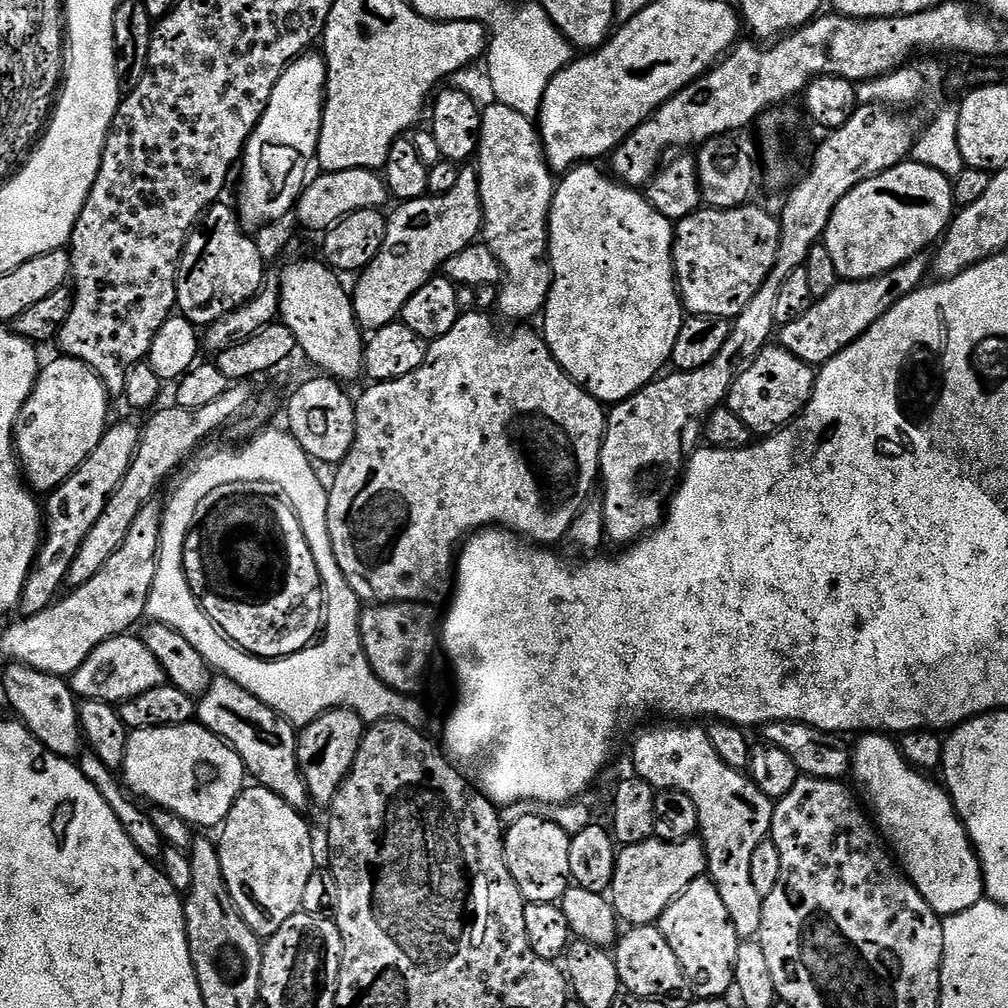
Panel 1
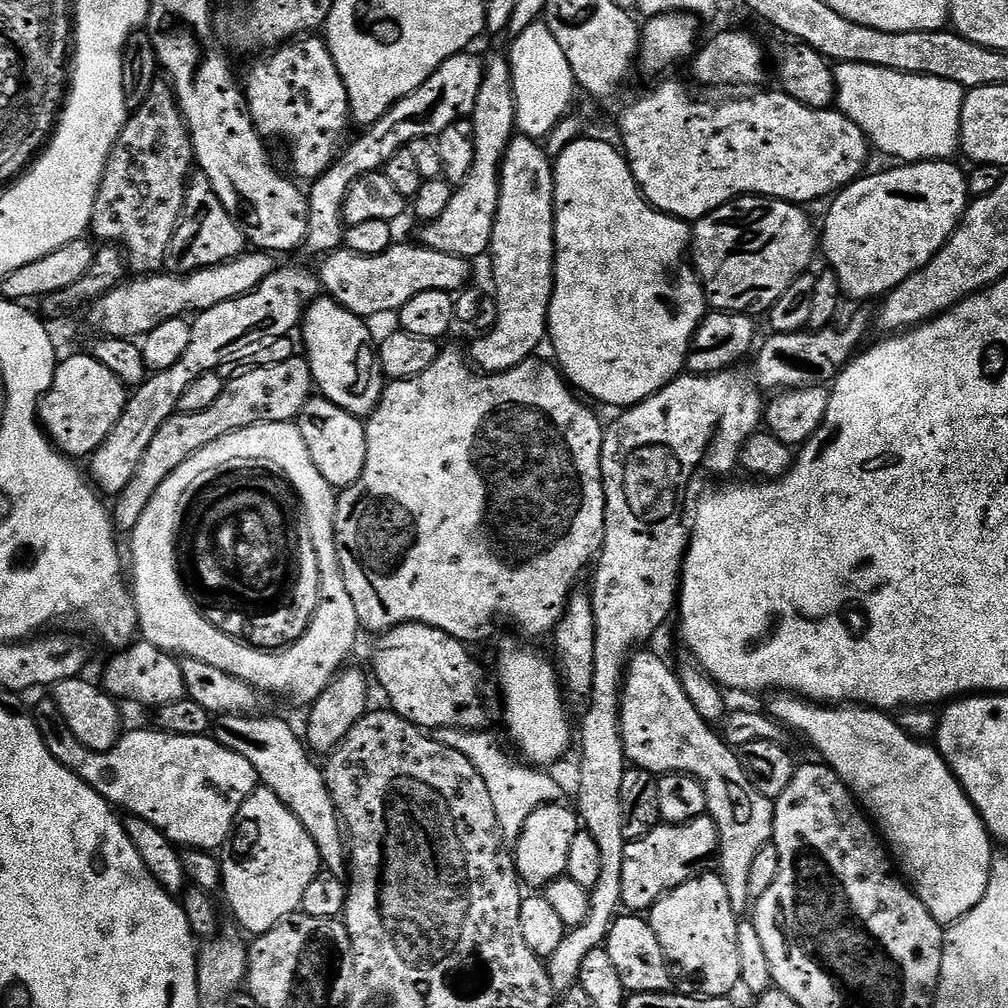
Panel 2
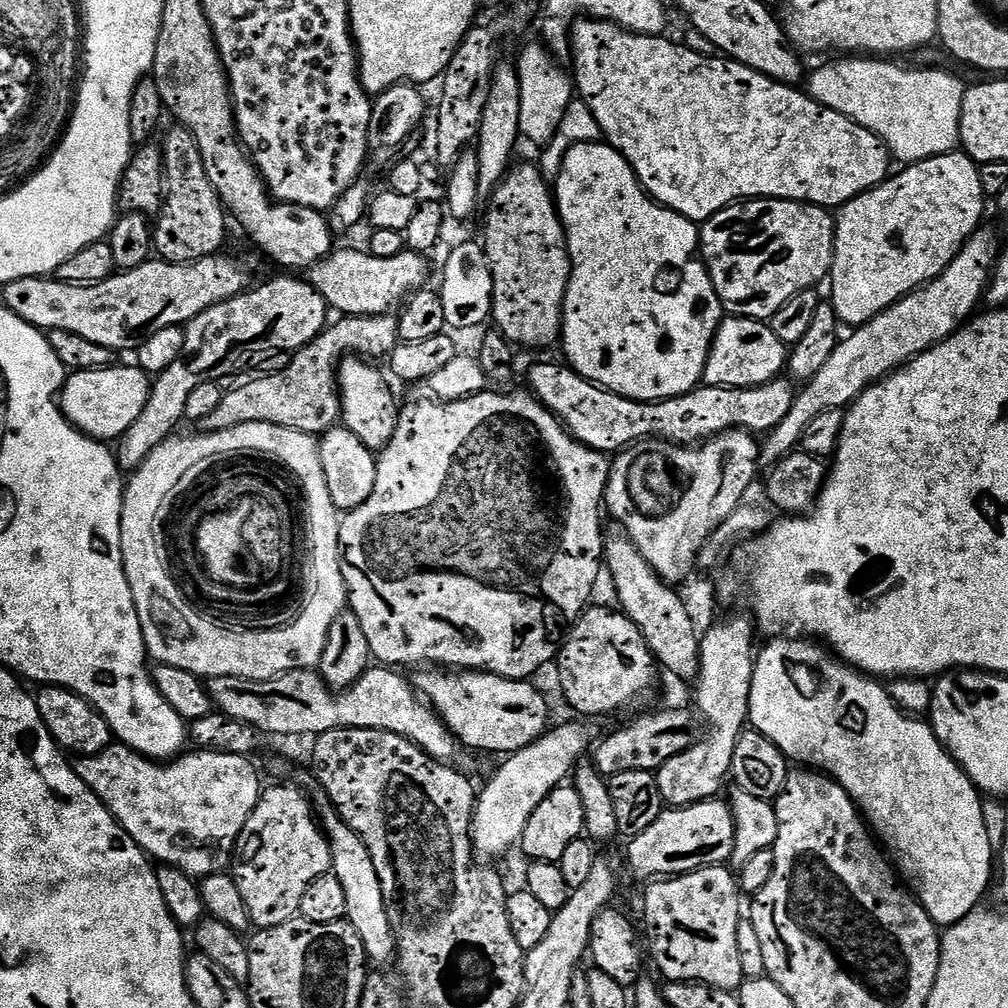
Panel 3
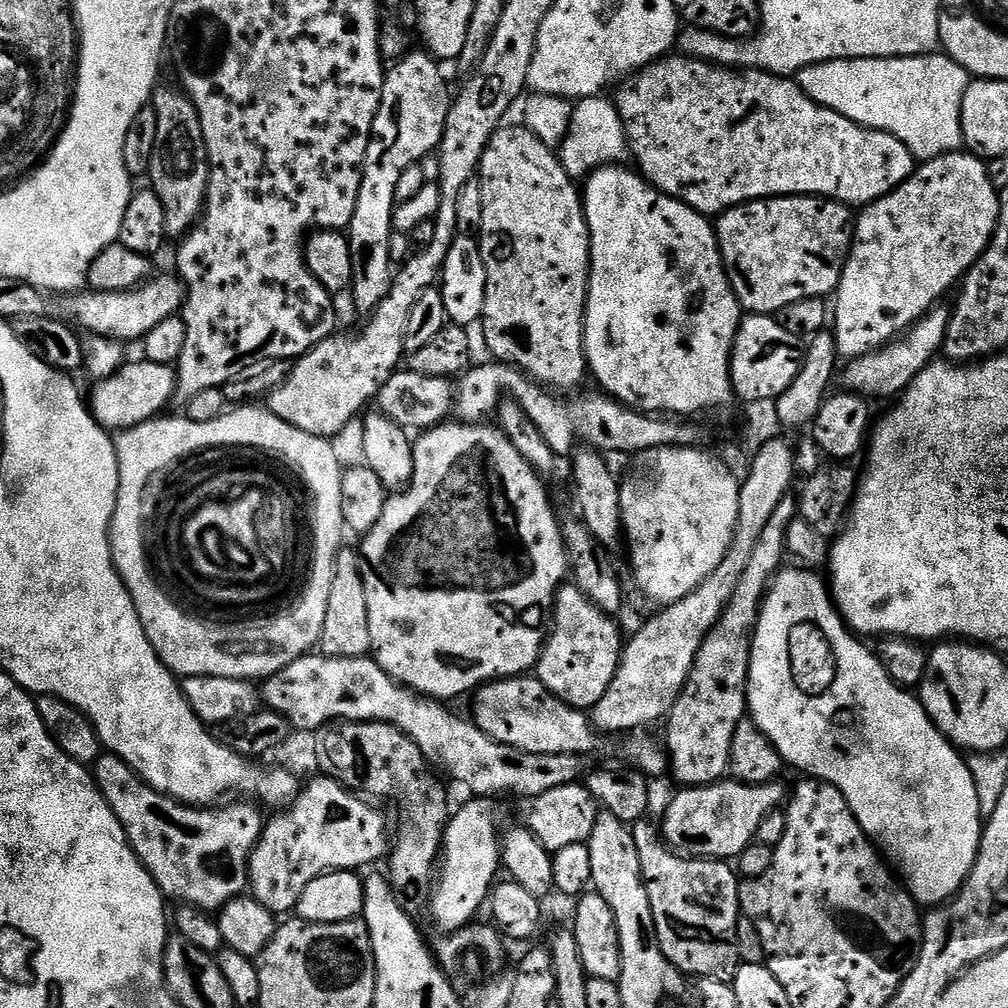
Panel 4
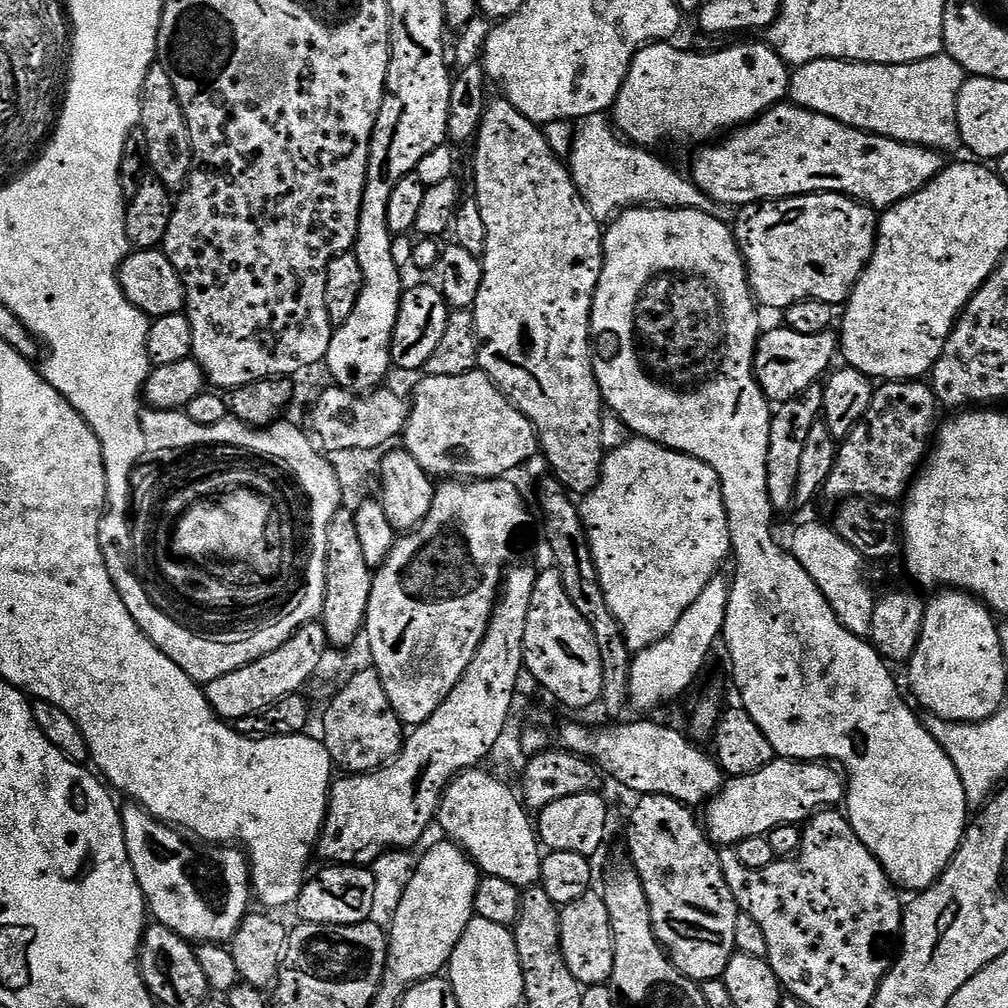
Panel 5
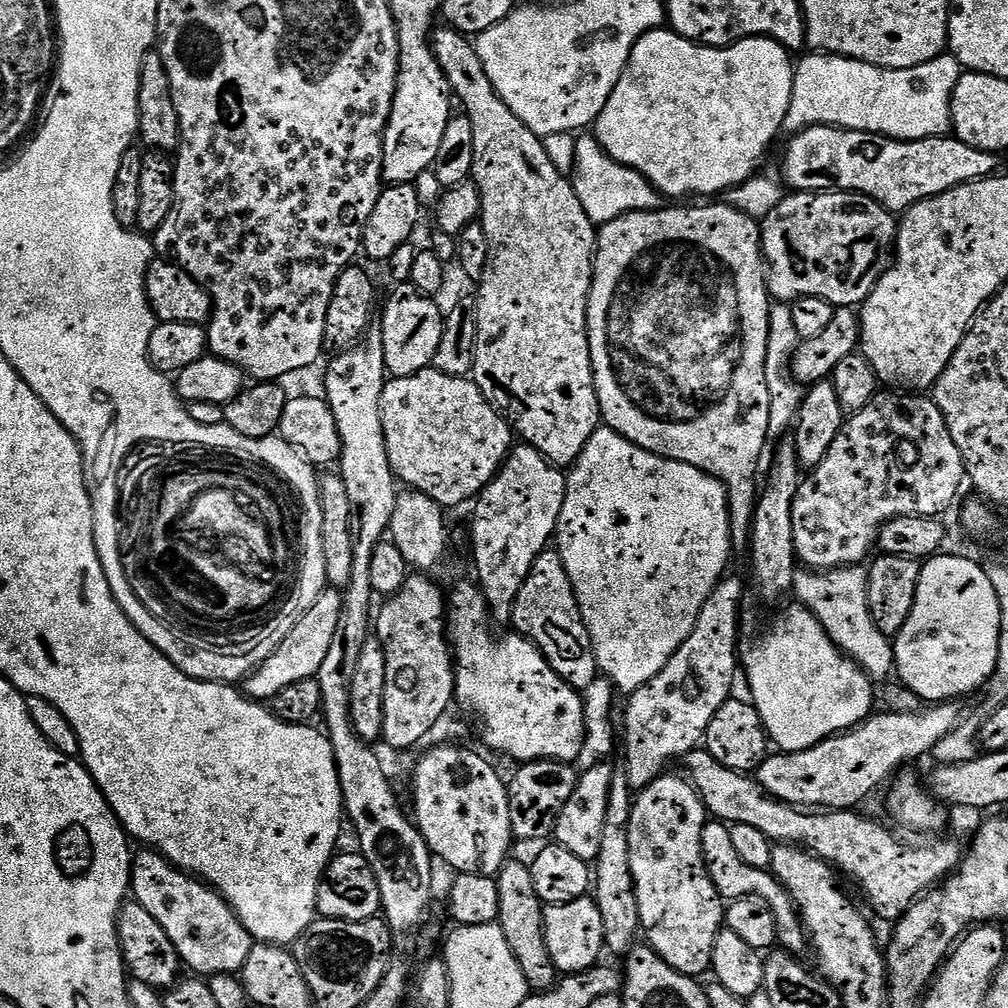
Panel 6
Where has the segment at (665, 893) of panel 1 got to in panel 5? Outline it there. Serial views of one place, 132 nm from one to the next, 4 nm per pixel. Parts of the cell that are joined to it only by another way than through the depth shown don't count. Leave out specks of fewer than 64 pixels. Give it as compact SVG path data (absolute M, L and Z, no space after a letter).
M777 758L753 776L731 777L703 809L702 824L713 845L735 846L746 838L767 836L780 824L803 825L817 812L835 809L845 800L845 777L831 763Z

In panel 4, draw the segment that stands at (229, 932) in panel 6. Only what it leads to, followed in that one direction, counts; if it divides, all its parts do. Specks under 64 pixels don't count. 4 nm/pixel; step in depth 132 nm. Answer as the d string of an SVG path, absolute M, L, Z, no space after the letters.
M111 754L101 755L96 761L94 775L110 810L114 810L122 830L128 836L136 857L146 866L169 901L178 900L181 905L192 905L203 910L219 910L249 887L248 859L252 857L252 851L255 850L266 823L266 816L259 812L261 809L255 803L225 803L213 808L183 804L173 796L154 790L130 765Z

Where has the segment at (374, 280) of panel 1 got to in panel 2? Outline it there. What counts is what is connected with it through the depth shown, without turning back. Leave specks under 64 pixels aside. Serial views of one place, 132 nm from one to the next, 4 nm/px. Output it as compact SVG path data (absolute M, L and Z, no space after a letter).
M496 56L485 63L482 90L478 90L478 102L474 102L474 114L470 119L474 126L474 166L470 166L468 177L453 191L450 206L446 206L442 218L425 223L418 237L425 248L465 258L480 256L483 252L485 255L492 247L494 218L500 198L500 163L517 131L512 65L505 57L503 60Z

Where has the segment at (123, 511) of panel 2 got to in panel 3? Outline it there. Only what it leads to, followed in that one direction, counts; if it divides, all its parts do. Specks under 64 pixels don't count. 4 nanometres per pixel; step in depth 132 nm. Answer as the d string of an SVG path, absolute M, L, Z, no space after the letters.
M395 315L383 316L344 316L340 321L329 323L316 339L311 340L304 348L293 355L290 366L278 374L269 376L252 376L245 379L238 388L225 392L222 402L206 418L198 421L200 432L217 432L230 430L233 426L246 426L246 422L270 422L274 426L286 426L290 430L305 432L319 437L331 428L337 427L341 419L340 390L338 387L338 369L340 361L346 354L355 354L361 358L376 358L391 356L400 340L400 321Z

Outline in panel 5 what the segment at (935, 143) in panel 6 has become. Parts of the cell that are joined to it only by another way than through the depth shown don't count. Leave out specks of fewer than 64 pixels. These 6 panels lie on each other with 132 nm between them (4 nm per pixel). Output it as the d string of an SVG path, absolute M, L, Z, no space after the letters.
M781 102L775 104L768 112L753 120L751 124L737 127L731 134L723 137L724 145L721 148L712 148L716 146L704 146L699 149L700 152L692 160L692 169L690 175L692 180L706 193L710 198L714 198L720 204L730 204L733 206L743 206L746 204L758 204L761 200L783 200L785 196L810 196L814 192L837 192L843 196L850 196L854 200L859 200L876 210L883 210L892 207L892 205L902 202L910 194L922 190L922 186L929 184L946 166L946 160L943 160L941 153L934 148L921 148L919 144L907 144L901 140L891 140L889 136L875 136L873 132L864 132L860 128L851 128L848 124L838 122L826 114L811 112L808 108L800 108L797 104L791 102Z

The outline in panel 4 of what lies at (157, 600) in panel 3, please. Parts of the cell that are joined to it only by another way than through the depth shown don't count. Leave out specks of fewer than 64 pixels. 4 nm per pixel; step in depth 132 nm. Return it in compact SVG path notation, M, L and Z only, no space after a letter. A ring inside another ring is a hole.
M236 406L225 410L221 416L214 418L214 422L194 422L167 416L125 428L115 437L120 481L116 509L108 528L112 561L138 610L138 618L142 622L142 630L146 630L146 638L150 638L150 646L154 646L160 661L177 677L213 676L263 681L290 666L290 662L300 656L309 655L322 638L332 579L336 573L336 554L342 547L340 539L346 533L342 514L345 469L340 468L340 456L331 439L323 440L314 434L306 434L306 430L290 426L290 422L278 418L264 406ZM228 448L281 452L300 471L316 503L316 556L304 556L303 551L296 551L288 568L288 580L284 580L284 585L276 588L276 592L260 596L260 600L219 600L217 596L208 596L208 592L200 592L200 588L190 585L186 569L173 557L172 528L178 522L180 508L184 508L184 504L188 504L200 488L208 488L212 480L224 480L230 471Z

